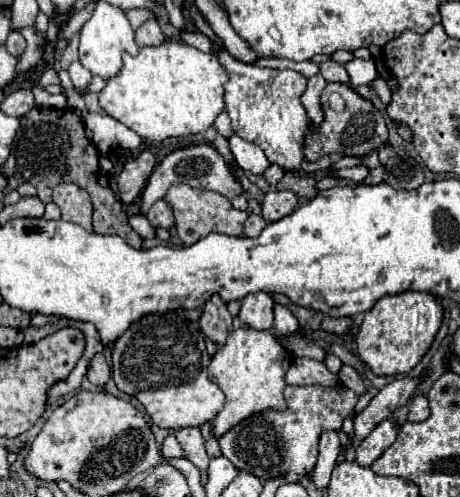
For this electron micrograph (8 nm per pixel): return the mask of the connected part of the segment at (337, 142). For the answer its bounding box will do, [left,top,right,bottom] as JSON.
[303,84,387,162]

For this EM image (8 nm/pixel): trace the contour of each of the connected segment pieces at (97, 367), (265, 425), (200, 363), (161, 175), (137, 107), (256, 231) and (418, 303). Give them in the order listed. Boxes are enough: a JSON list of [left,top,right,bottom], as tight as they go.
[[87,352,111,386],[219,386,357,480],[113,312,225,428],[139,144,243,214],[99,40,227,140],[245,214,267,238],[355,292,443,376]]

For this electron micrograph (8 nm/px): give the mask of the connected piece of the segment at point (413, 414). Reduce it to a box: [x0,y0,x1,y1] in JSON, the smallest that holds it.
[409,396,429,422]

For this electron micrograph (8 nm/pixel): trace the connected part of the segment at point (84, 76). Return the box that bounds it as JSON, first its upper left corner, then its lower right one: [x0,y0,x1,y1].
[69,62,93,92]

